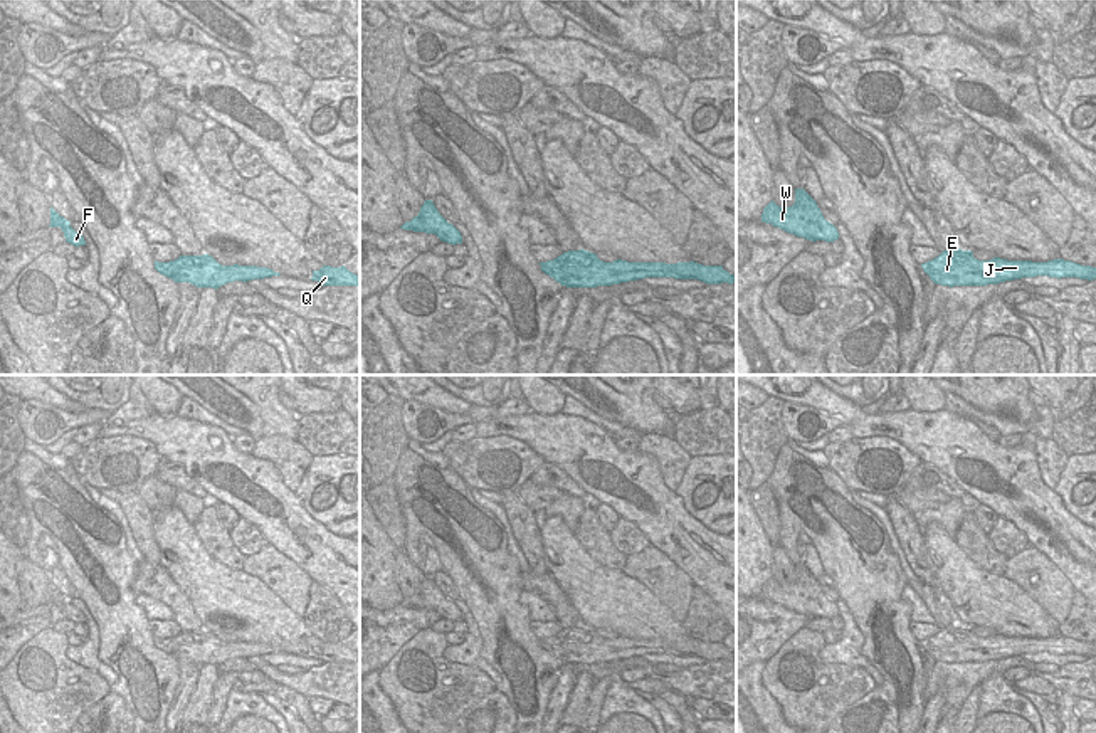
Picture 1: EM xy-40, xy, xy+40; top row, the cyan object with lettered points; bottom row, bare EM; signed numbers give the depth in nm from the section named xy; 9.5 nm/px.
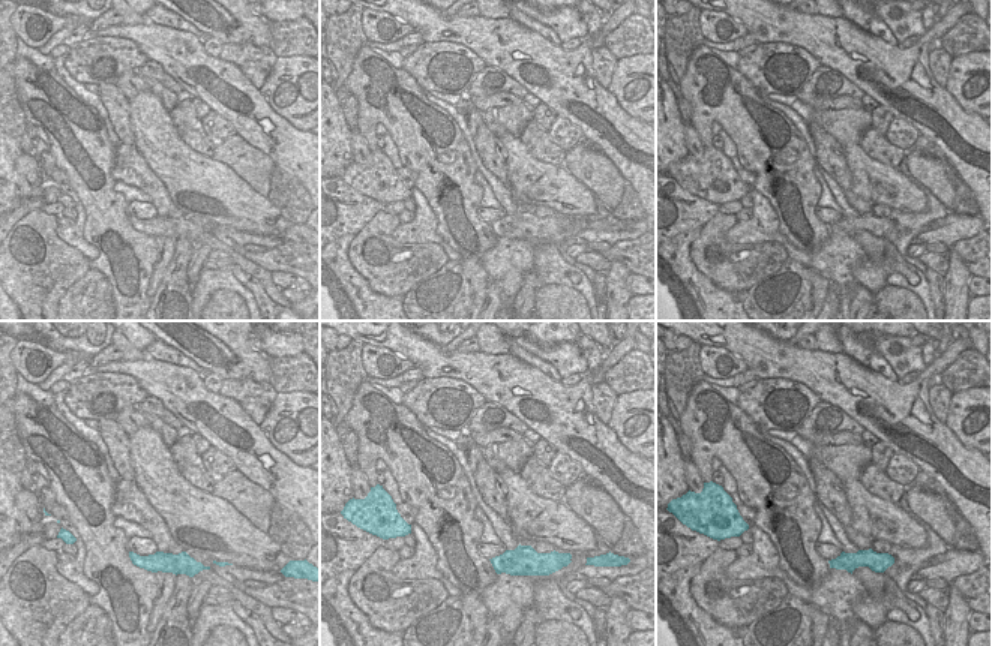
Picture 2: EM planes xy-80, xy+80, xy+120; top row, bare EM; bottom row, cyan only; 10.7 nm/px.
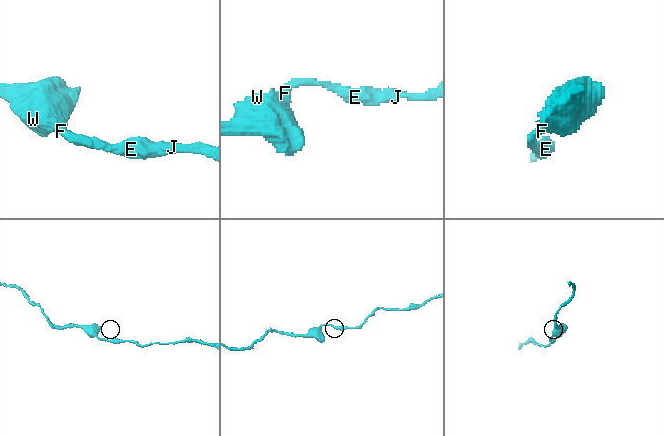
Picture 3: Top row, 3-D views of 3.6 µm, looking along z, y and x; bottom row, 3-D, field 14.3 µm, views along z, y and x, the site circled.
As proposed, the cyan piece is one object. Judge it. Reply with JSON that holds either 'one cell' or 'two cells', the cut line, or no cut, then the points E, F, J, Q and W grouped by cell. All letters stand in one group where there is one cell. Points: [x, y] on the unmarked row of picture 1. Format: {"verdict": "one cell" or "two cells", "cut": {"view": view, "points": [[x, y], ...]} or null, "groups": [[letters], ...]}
{"verdict": "one cell", "cut": null, "groups": [["E", "F", "J", "Q", "W"]]}

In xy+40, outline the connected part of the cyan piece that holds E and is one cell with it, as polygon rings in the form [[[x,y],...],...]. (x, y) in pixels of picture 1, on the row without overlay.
[[[962,625],[943,627],[933,637],[921,641],[921,644],[935,661],[950,664],[987,662],[1035,652],[1096,656],[1096,644],[1064,635],[1032,639],[993,634],[990,637],[978,637],[972,627]]]

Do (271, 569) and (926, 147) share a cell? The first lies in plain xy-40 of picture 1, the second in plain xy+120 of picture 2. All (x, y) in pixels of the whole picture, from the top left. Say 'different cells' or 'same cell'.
different cells

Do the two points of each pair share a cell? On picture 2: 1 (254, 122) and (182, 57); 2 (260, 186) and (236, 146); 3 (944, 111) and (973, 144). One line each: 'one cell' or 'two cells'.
1: one cell
2: one cell
3: one cell

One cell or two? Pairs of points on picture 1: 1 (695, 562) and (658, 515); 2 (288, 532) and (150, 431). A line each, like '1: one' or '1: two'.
1: one
2: one

